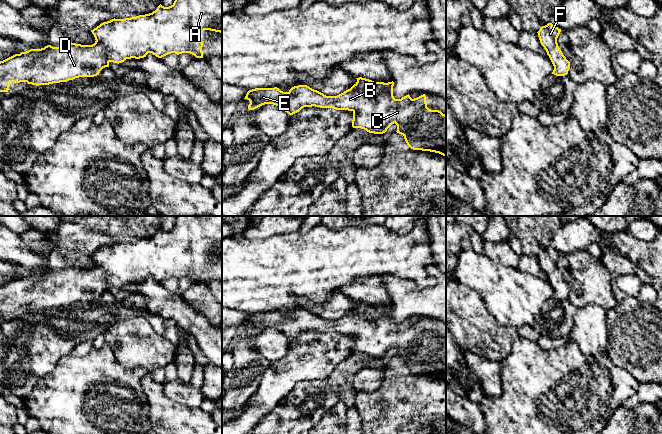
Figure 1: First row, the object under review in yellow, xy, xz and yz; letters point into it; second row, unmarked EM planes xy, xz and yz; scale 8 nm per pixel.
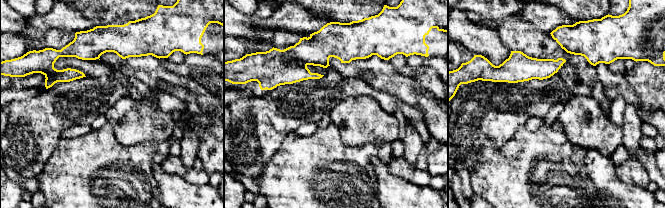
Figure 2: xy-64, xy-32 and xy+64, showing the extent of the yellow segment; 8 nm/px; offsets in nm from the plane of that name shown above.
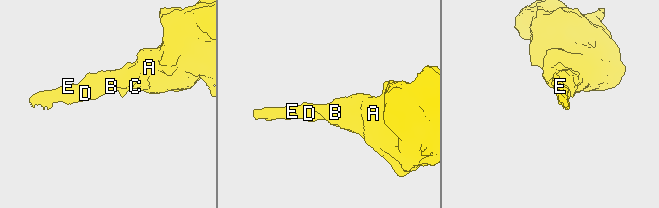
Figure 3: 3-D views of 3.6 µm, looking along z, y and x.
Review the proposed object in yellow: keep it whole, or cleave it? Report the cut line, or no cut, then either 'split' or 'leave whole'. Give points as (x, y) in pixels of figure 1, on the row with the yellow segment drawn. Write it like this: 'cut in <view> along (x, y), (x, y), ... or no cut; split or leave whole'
no cut; leave whole

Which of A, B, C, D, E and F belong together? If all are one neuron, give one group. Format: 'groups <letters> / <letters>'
groups A B C D E F

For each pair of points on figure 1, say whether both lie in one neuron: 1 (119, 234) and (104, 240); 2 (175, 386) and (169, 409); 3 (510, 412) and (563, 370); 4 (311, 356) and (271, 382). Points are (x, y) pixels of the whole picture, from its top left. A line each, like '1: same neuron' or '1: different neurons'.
1: different neurons
2: different neurons
3: same neuron
4: same neuron

